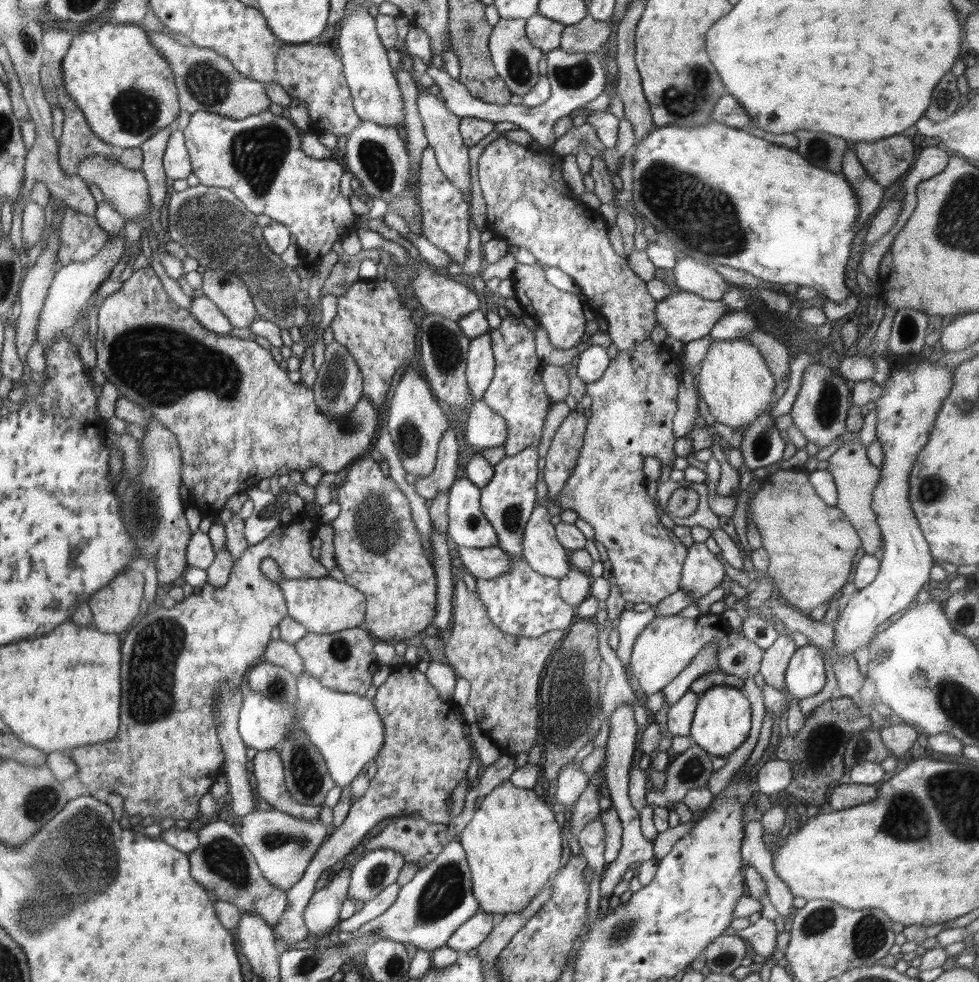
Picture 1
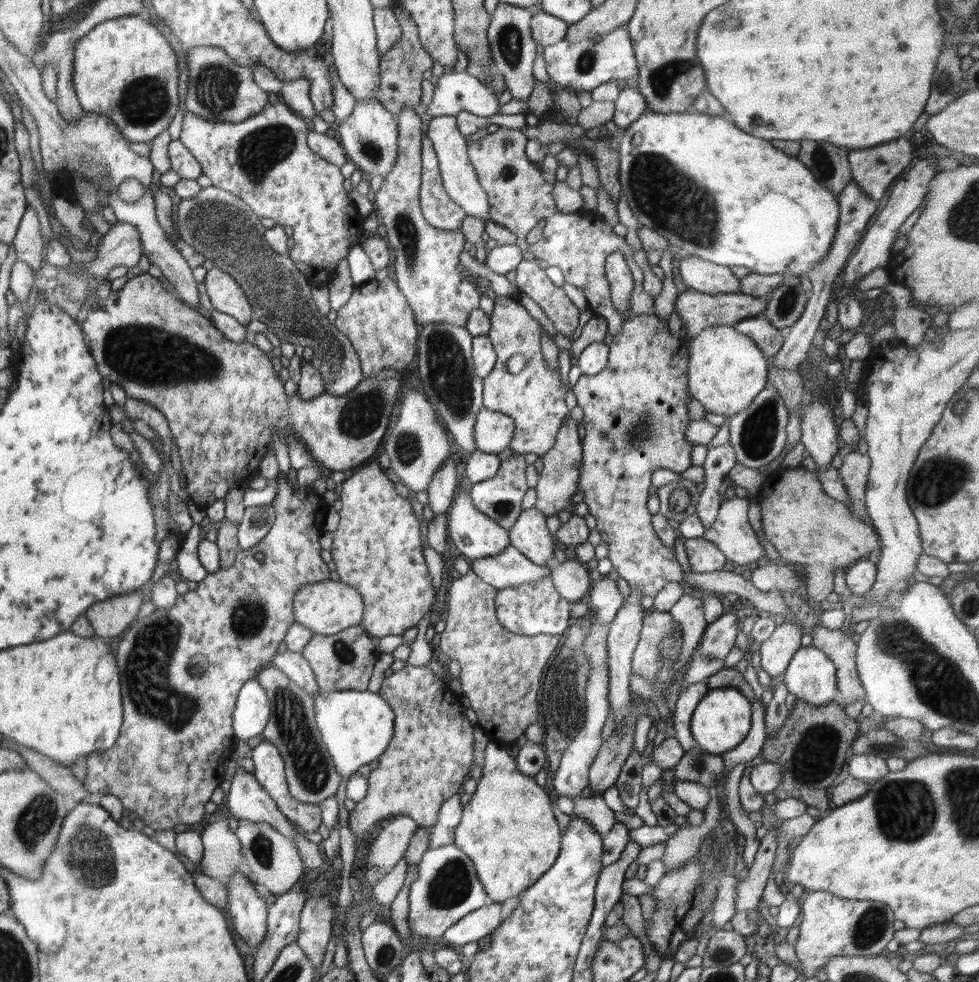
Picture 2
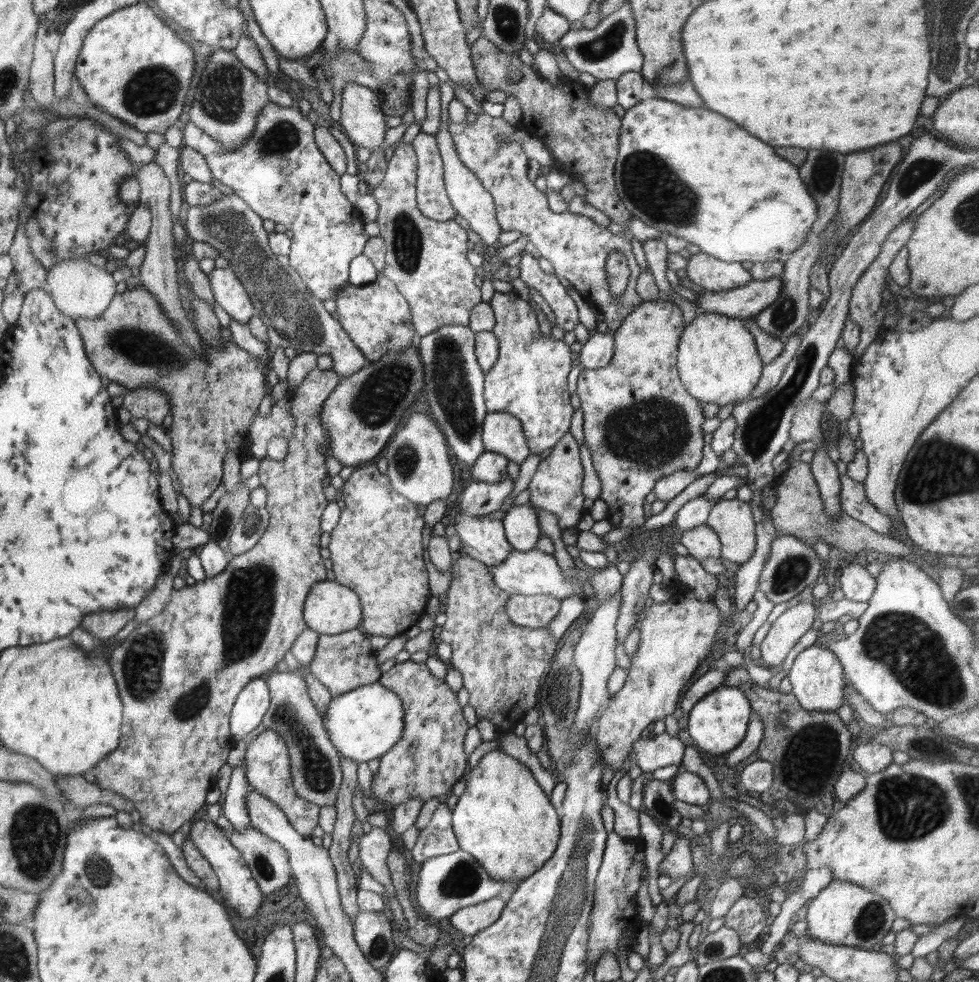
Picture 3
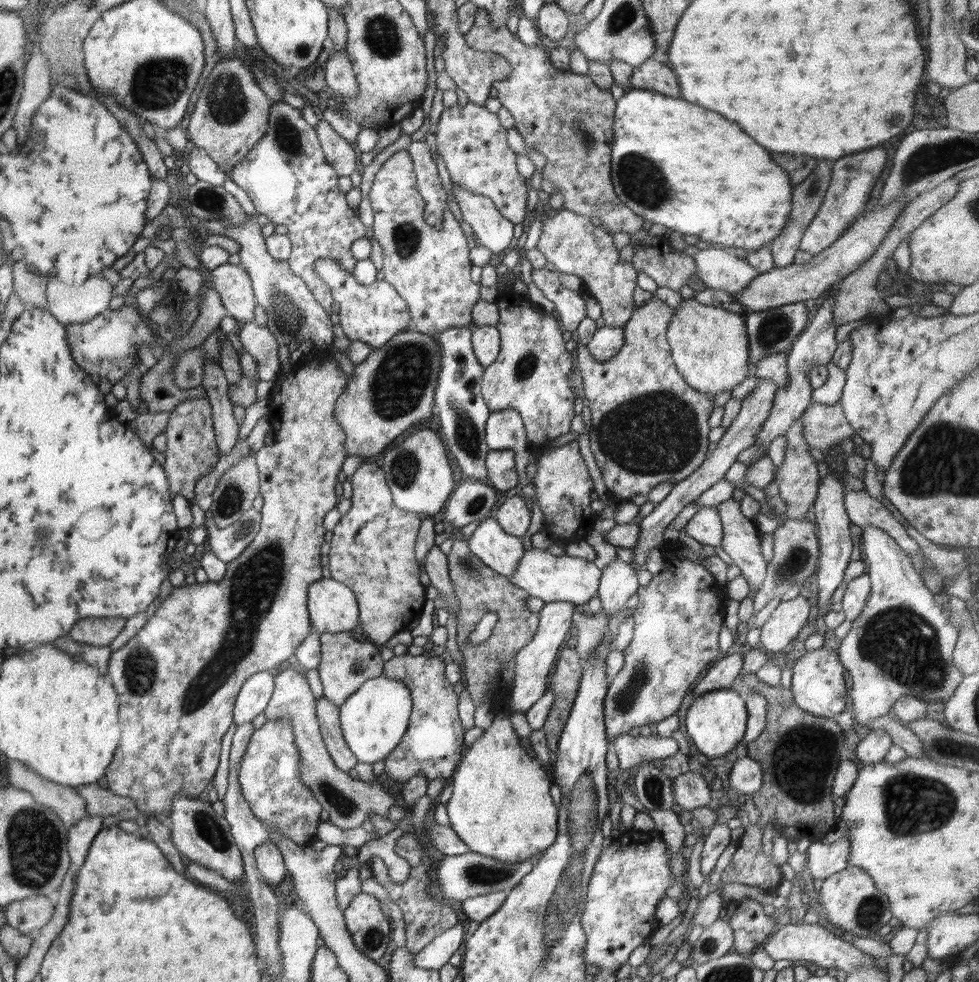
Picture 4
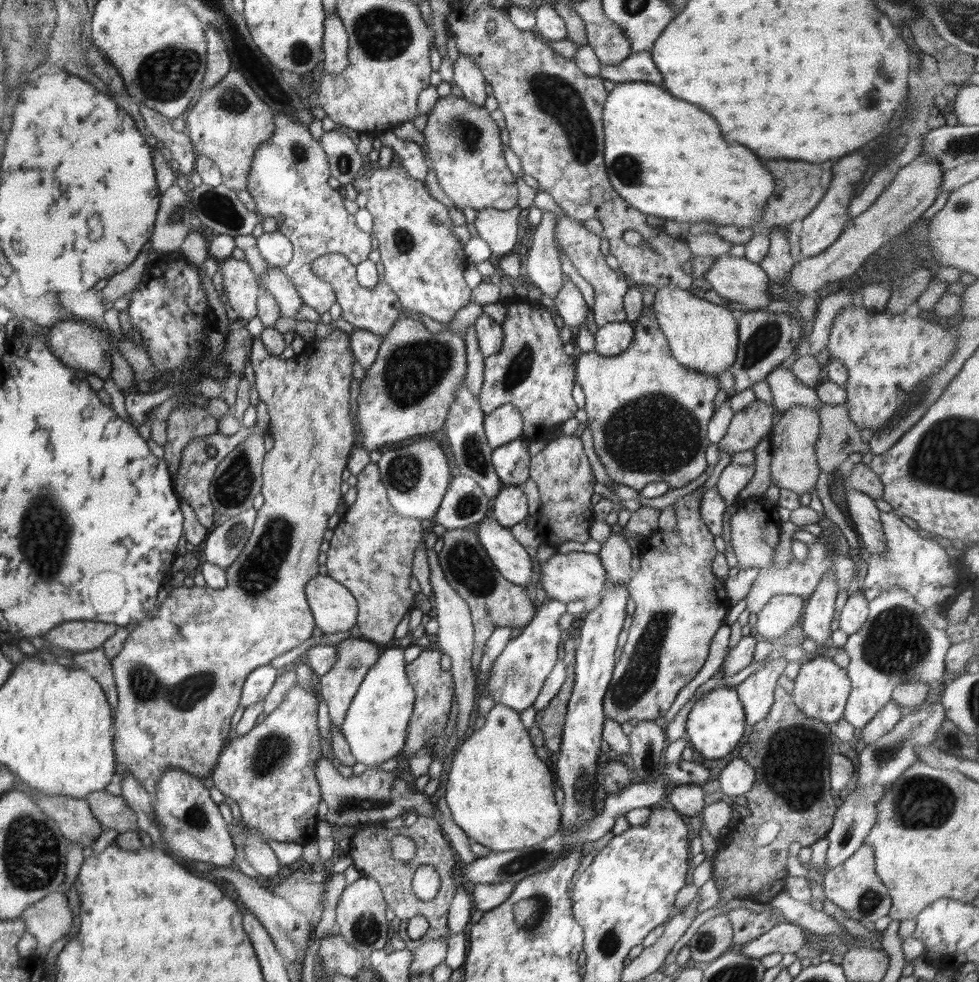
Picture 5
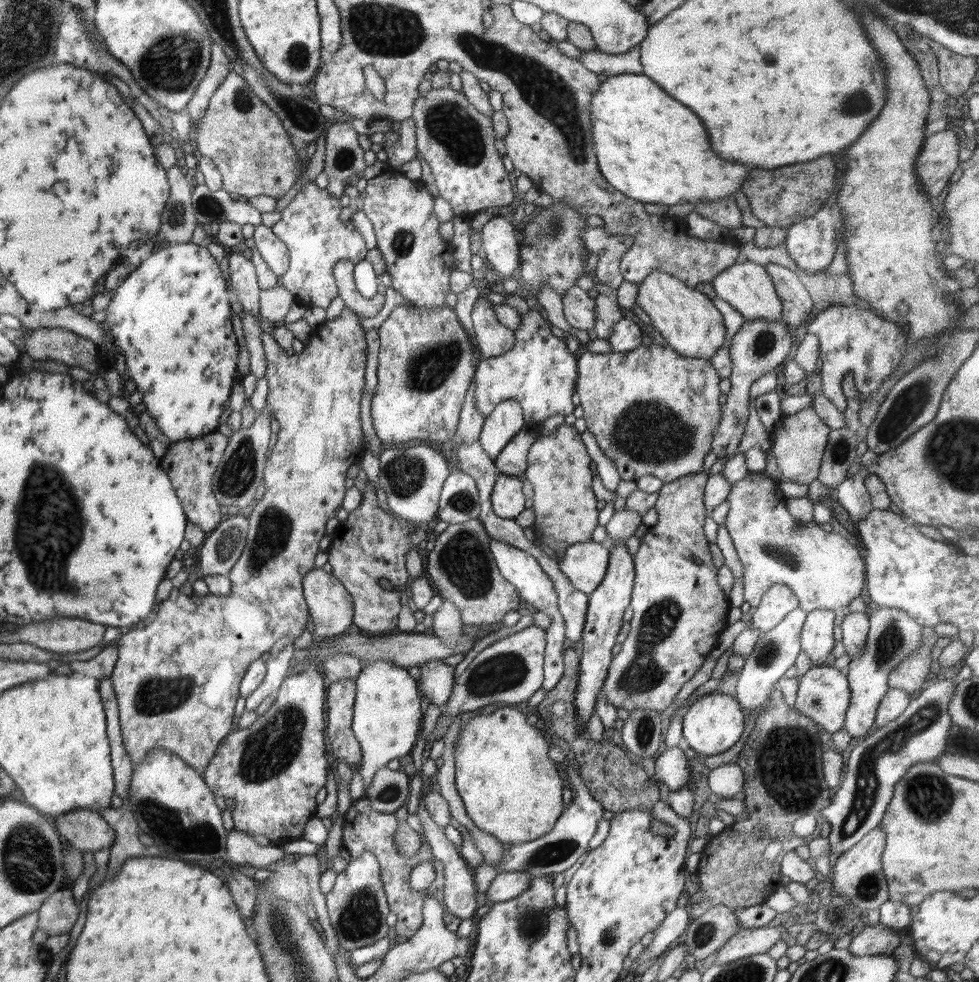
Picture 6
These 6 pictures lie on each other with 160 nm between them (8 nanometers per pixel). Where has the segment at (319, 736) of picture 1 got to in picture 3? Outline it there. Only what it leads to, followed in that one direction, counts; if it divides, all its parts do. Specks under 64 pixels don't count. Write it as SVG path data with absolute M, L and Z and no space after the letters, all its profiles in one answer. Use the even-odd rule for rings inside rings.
M258 677L246 683L230 713L229 729L234 742L246 739L249 732L262 722L270 701L265 677ZM378 682L332 697L323 718L329 741L341 756L360 763L380 758L402 736L403 706L398 695Z

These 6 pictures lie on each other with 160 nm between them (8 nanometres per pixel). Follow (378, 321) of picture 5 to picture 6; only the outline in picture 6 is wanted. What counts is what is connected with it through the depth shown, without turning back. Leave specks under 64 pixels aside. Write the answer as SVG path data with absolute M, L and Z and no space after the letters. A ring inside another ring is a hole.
M348 259L339 260L333 268L333 275L337 284L338 296L342 298L345 308L355 312L358 316L364 318L374 318L384 302L386 302L385 294L377 293L371 299L364 298L358 292L353 277L355 264Z

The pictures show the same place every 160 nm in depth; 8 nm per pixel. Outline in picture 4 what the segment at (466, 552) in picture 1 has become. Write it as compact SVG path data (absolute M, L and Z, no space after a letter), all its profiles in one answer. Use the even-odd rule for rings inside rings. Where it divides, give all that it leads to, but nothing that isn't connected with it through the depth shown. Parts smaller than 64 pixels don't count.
M533 548L524 551L509 581L525 590L530 597L541 598L547 603L562 601L586 606L588 600L599 591L600 577L601 570L593 562L568 555L555 556Z

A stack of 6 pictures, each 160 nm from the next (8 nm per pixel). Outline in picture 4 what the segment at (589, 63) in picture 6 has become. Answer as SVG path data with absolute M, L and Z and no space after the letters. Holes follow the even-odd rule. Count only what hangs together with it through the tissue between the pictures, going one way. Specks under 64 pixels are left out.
M652 57L646 59L644 64L633 67L630 84L632 88L652 90L672 98L682 96L676 73L669 65L655 61Z

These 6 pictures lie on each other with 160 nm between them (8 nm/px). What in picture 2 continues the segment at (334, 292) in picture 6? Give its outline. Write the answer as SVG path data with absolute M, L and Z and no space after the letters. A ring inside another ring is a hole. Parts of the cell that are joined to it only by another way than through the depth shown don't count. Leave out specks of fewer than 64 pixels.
M284 102L266 103L260 114L239 123L210 122L187 111L180 139L190 154L202 165L202 173L214 186L239 196L260 218L272 218L278 224L292 227L294 247L288 256L311 286L326 284L337 276L336 267L347 256L351 246L361 244L364 219L354 208L342 183L341 168L318 156L307 143L310 131L300 115Z

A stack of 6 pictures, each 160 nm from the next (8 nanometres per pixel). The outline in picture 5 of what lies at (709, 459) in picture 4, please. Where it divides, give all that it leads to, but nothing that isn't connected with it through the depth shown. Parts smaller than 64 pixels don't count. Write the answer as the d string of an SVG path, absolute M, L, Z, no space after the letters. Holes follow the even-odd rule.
M754 400L740 413L735 413L728 432L715 451L724 451L732 456L742 451L753 451L760 441L769 435L773 428L774 411L762 400Z

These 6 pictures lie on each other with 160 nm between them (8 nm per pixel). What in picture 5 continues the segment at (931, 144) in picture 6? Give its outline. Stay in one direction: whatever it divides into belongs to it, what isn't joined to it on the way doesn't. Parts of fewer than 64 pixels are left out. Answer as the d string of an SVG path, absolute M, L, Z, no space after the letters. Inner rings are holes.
M920 153L913 162L898 171L896 177L866 211L846 221L842 234L826 250L813 257L802 257L795 262L783 285L770 281L769 292L784 301L795 292L801 292L804 297L816 297L816 292L829 282L854 274L870 254L874 254L886 242L898 236L932 206L941 192L939 186L942 184L943 172L944 167L936 158L925 158Z

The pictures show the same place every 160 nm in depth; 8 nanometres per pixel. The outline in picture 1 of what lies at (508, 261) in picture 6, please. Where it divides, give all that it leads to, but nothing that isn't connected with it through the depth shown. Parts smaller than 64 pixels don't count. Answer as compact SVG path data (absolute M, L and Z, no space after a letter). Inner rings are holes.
M422 91L417 96L417 107L427 138L428 148L434 149L435 158L438 161L439 170L442 170L446 179L457 186L466 201L470 202L468 196L470 185L470 164L468 159L468 147L464 144L461 132L459 131L460 117L454 114L438 96Z

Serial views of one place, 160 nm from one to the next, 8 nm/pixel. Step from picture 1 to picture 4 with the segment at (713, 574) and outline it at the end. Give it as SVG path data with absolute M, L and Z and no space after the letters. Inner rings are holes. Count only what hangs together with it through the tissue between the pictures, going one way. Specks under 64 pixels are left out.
M704 507L696 512L695 516L685 526L688 536L696 542L708 546L720 546L722 542L722 516L716 507Z

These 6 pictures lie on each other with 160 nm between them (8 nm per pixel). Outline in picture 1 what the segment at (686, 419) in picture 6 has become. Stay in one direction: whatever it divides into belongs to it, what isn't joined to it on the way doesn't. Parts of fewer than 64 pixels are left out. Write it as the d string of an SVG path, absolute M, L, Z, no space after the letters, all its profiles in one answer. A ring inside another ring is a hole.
M650 337L645 338L644 342L637 344L632 350L618 350L618 355L615 359L610 361L610 365L604 371L602 377L592 383L586 385L585 395L589 395L592 399L592 406L590 411L592 416L587 419L586 433L584 436L584 444L582 450L580 450L580 455L578 455L578 460L573 471L570 473L566 484L562 487L562 490L555 496L553 500L558 502L558 507L563 511L572 510L578 515L578 519L582 519L584 522L590 524L594 529L594 539L598 540L600 544L606 547L608 558L611 564L611 574L616 578L616 586L620 589L620 592L631 606L634 603L646 602L652 606L656 606L662 599L667 596L674 594L676 591L681 589L681 572L684 561L687 557L687 546L684 546L678 537L670 530L664 527L660 522L658 517L658 512L656 512L656 499L648 495L646 487L648 480L645 477L643 471L643 462L647 456L656 457L661 464L667 464L672 467L672 461L677 457L674 453L674 444L676 442L676 437L674 437L673 419L677 412L677 391L678 386L680 386L680 380L682 375L684 375L683 366L683 355L674 354L663 343L656 344L650 339Z

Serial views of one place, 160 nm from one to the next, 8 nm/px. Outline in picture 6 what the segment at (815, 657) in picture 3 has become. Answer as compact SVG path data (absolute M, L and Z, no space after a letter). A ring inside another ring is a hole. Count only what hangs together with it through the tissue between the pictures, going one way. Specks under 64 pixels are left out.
M820 665L810 669L798 681L795 709L804 716L820 724L826 732L838 732L845 723L851 699L849 680L845 671L836 667Z

